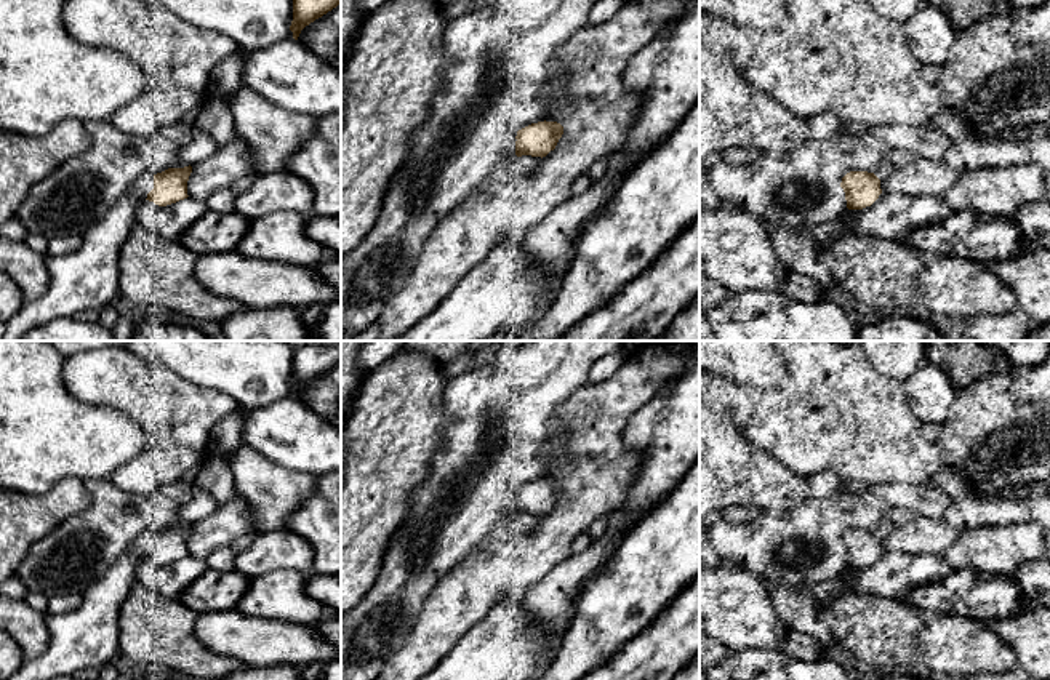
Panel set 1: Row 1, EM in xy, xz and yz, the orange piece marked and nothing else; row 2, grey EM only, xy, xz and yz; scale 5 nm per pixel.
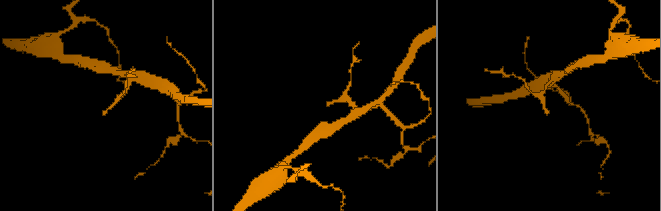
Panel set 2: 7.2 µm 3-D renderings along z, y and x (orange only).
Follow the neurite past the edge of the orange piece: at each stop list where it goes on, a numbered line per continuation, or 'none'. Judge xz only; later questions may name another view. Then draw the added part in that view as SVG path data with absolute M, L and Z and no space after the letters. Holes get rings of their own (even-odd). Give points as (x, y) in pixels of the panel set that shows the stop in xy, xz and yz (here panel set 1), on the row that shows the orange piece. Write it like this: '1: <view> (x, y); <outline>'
none

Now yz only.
none

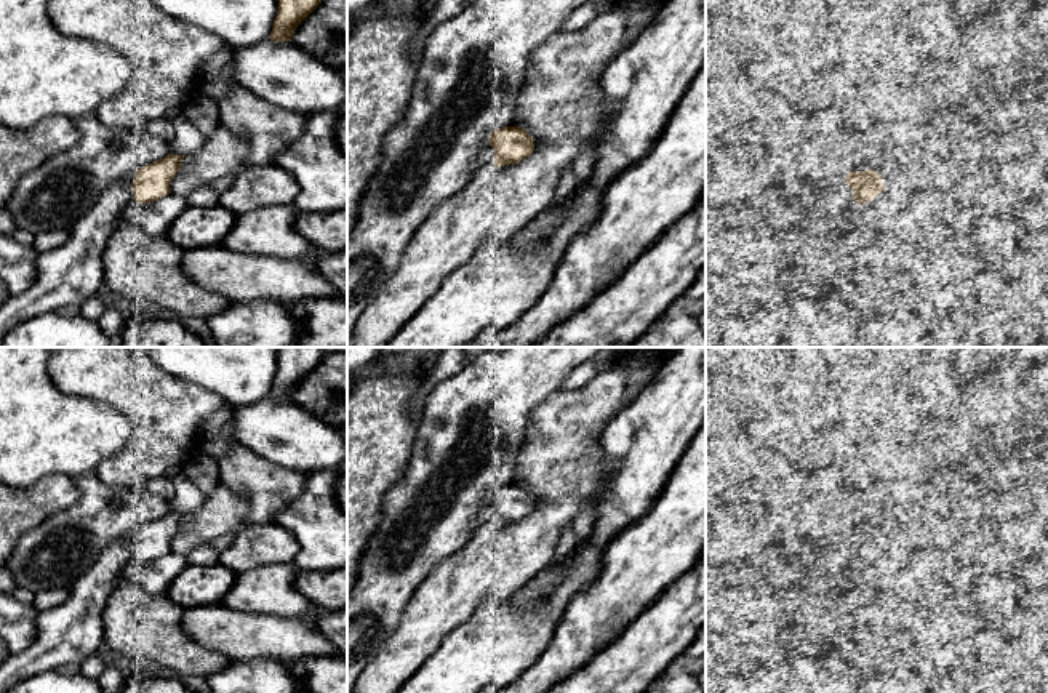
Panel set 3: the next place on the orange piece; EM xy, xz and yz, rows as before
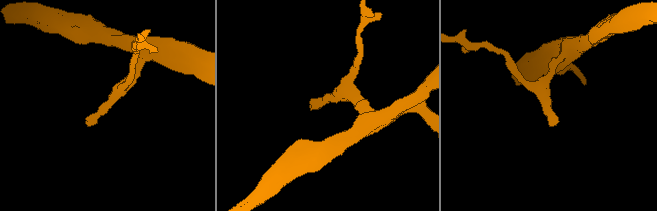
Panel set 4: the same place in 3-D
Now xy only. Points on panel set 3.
1: xy (69, 274); M120 181L110 186L91 210L69 229L69 238L61 246L37 254L35 283L21 294L8 296L0 307L0 347L11 328L64 306L80 306L104 286L104 250L118 224L125 221L125 210L131 202L134 202L134 195L130 184Z

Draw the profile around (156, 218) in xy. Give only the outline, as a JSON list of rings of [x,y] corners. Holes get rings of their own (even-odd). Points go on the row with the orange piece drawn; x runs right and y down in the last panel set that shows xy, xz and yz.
[[[168,194],[150,203],[131,202],[125,210],[125,219],[149,235],[165,235],[187,208],[186,197]]]

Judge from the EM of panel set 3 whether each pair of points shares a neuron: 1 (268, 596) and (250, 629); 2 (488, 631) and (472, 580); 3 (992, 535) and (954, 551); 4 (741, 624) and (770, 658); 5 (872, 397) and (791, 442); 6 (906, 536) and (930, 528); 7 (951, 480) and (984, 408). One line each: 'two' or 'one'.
1: two
2: two
3: one
4: two
5: one
6: one
7: one

